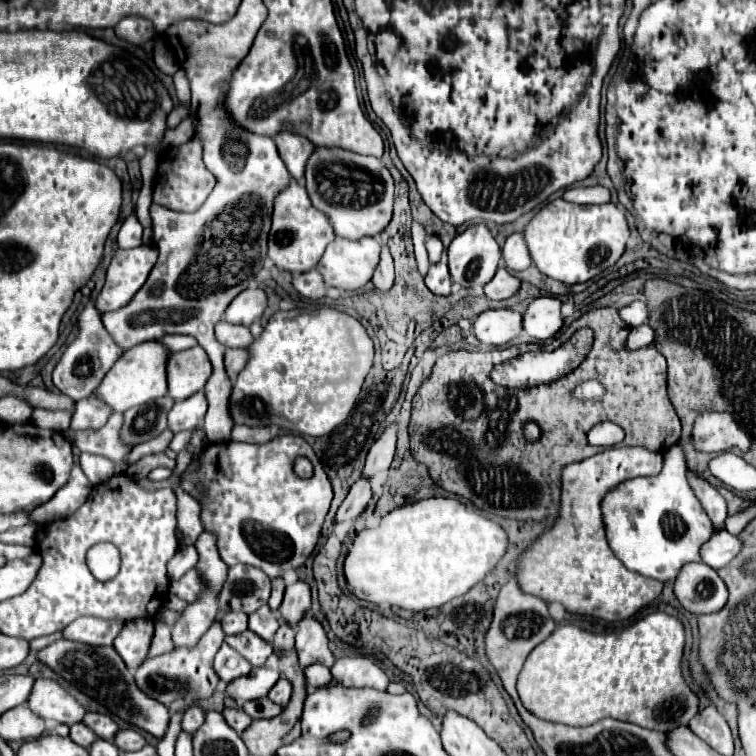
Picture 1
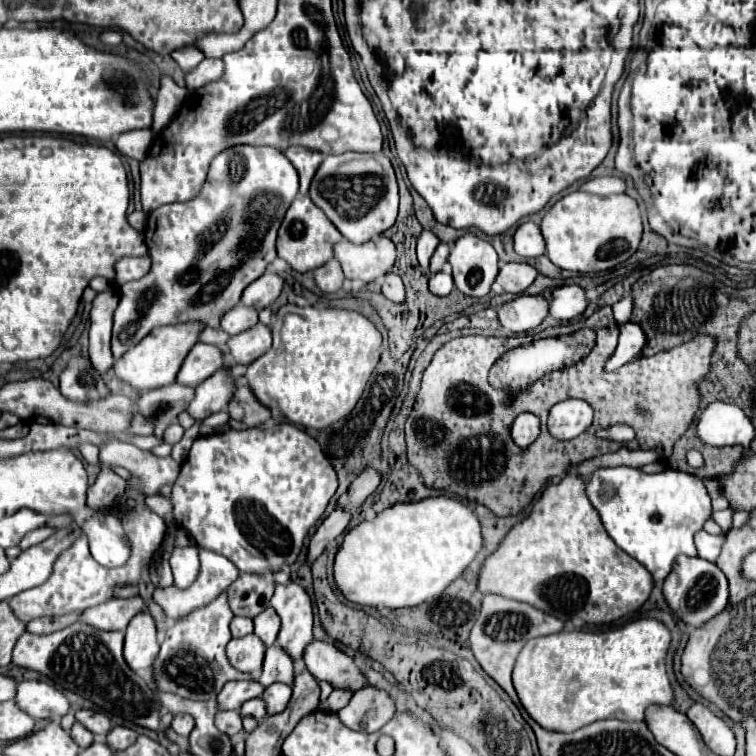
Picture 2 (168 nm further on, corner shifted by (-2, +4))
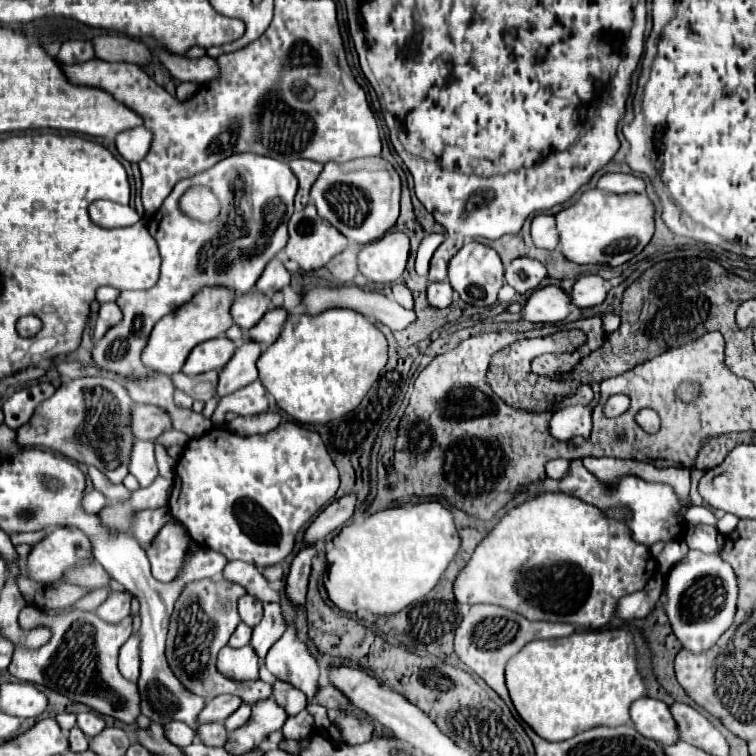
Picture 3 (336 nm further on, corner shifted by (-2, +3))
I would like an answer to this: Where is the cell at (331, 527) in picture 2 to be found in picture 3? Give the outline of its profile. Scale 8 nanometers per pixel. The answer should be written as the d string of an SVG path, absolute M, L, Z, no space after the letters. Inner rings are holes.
M307 545L299 555L293 559L289 575L287 575L287 597L295 605L305 603L305 593L307 593L307 583L309 583L309 573L311 573L311 559L317 555L315 545Z

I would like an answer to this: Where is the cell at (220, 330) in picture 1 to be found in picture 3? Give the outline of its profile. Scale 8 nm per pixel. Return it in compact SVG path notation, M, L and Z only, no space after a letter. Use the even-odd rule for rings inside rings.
M251 291L233 301L231 317L233 317L235 325L239 325L243 331L247 331L265 315L267 309L269 309L269 297L259 295L259 291Z

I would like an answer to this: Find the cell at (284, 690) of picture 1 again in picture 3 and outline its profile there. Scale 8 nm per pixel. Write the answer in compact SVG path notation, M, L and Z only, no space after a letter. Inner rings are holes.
M273 697L261 699L259 703L255 703L251 719L243 727L229 733L225 749L231 755L241 755L245 751L251 751L263 743L267 733L281 729L285 719L287 713Z

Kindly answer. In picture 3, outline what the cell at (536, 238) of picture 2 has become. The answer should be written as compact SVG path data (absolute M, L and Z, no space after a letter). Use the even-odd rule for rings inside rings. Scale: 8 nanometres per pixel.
M537 215L531 221L531 239L539 249L555 249L557 247L557 231L553 215Z

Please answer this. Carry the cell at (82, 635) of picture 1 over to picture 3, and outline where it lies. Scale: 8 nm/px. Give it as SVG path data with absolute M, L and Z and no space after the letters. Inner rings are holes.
M109 593L107 601L95 609L95 615L99 615L107 623L119 623L125 617L131 615L131 595L129 593Z

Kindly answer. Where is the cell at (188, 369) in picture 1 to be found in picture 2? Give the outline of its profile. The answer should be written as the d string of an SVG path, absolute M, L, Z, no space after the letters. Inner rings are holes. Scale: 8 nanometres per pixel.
M197 342L187 354L177 374L177 382L185 386L199 386L205 378L215 374L219 368L223 368L223 364L225 364L225 356L219 346Z

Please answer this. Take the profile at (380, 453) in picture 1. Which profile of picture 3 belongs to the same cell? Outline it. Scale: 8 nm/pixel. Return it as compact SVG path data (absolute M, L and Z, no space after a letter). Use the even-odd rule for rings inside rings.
M345 495L333 501L331 505L327 505L327 509L309 525L305 533L305 541L311 545L323 541L329 533L333 533L335 529L339 529L343 523L351 519L355 505L357 505L357 495Z

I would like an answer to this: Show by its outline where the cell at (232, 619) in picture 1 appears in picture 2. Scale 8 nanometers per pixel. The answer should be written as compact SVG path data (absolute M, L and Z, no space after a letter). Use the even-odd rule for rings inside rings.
M235 616L231 622L231 632L233 632L233 638L243 638L243 636L251 634L253 632L253 620Z

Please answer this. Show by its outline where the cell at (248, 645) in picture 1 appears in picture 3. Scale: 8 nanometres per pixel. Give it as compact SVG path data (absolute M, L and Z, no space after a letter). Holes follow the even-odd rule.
M245 645L239 649L233 647L223 647L217 657L217 669L229 679L257 679L259 677L259 657L255 651Z

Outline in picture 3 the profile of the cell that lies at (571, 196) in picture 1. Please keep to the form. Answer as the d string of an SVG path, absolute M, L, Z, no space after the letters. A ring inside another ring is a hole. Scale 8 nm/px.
M607 173L597 181L597 187L609 193L643 193L645 181L635 175L625 173Z

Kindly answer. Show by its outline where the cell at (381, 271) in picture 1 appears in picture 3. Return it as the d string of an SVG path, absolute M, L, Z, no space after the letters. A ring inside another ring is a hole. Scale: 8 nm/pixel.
M393 283L393 285L391 285L391 297L393 297L399 305L403 305L403 307L407 307L407 309L413 309L413 297L411 297L411 291L409 291L405 285Z

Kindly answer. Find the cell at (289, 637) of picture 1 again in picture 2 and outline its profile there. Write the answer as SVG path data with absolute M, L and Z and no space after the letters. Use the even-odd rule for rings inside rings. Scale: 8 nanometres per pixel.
M277 644L267 648L265 660L263 660L263 674L259 682L263 682L265 688L271 686L273 682L283 682L291 686L293 678L295 678L293 660L283 652L283 648L279 648Z

